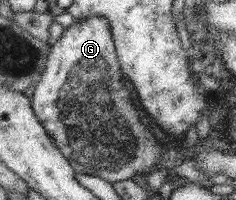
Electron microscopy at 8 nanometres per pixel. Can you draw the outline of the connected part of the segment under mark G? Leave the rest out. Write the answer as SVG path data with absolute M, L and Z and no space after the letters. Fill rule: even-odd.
M102 16L73 20L61 40L53 41L51 47L47 69L31 101L38 120L68 158L72 169L110 184L148 173L160 154L166 152L152 135L152 129L140 121L141 108L136 109L136 101L128 93L128 81L120 72L108 20Z

